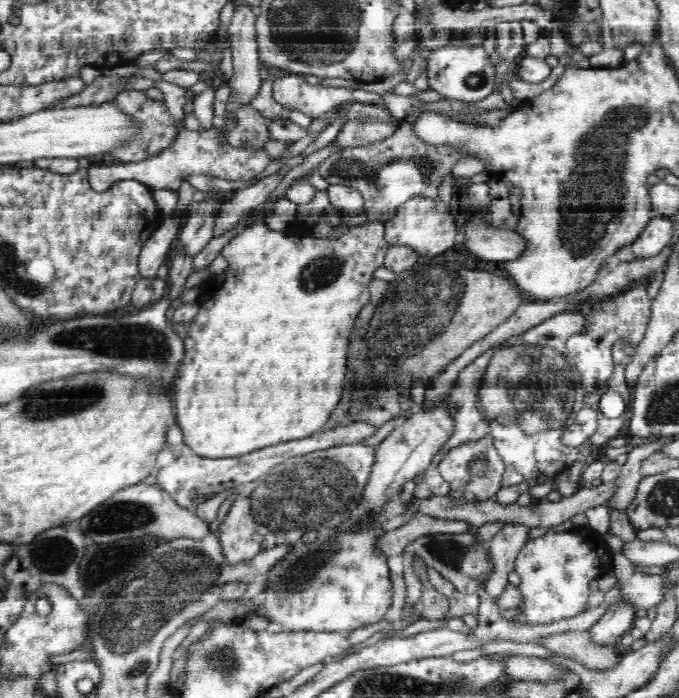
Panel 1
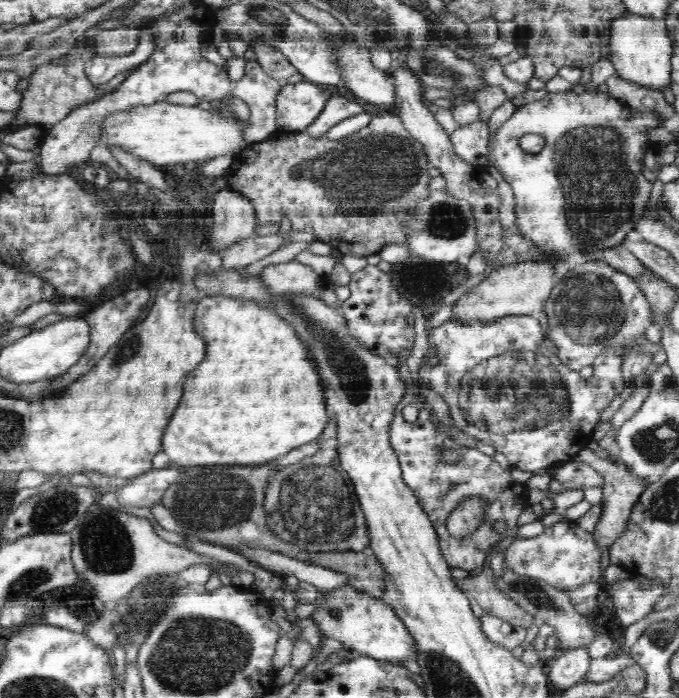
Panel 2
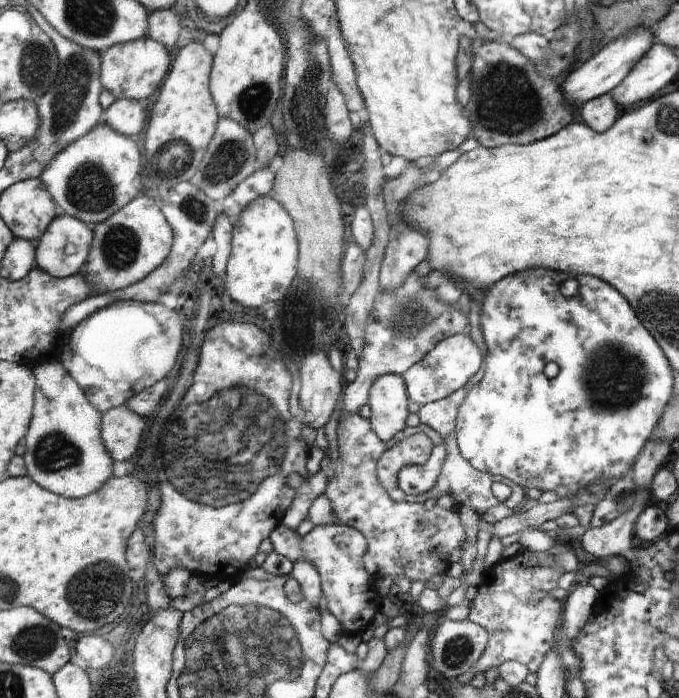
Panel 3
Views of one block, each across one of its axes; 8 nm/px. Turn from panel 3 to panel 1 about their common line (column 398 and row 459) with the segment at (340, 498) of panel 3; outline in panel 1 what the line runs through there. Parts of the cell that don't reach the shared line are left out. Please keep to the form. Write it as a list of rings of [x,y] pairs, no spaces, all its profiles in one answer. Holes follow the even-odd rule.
[[[572,311],[556,314],[538,326],[489,348],[460,371],[457,385],[449,392],[454,430],[441,446],[439,458],[459,444],[490,434],[505,465],[502,487],[506,488],[526,480],[540,484],[555,473],[568,470],[585,456],[601,454],[605,443],[618,436],[622,426],[630,420],[632,394],[626,382],[625,368],[632,362],[637,346],[623,339],[616,340],[611,346],[614,366],[607,390],[621,394],[626,401],[626,410],[618,418],[606,419],[598,408],[601,393],[589,393],[582,388],[581,374],[574,360],[566,356],[567,338],[576,332],[584,332],[588,326],[589,320],[584,314]],[[582,407],[598,411],[598,428],[580,446],[563,445],[560,438],[564,427]]]

